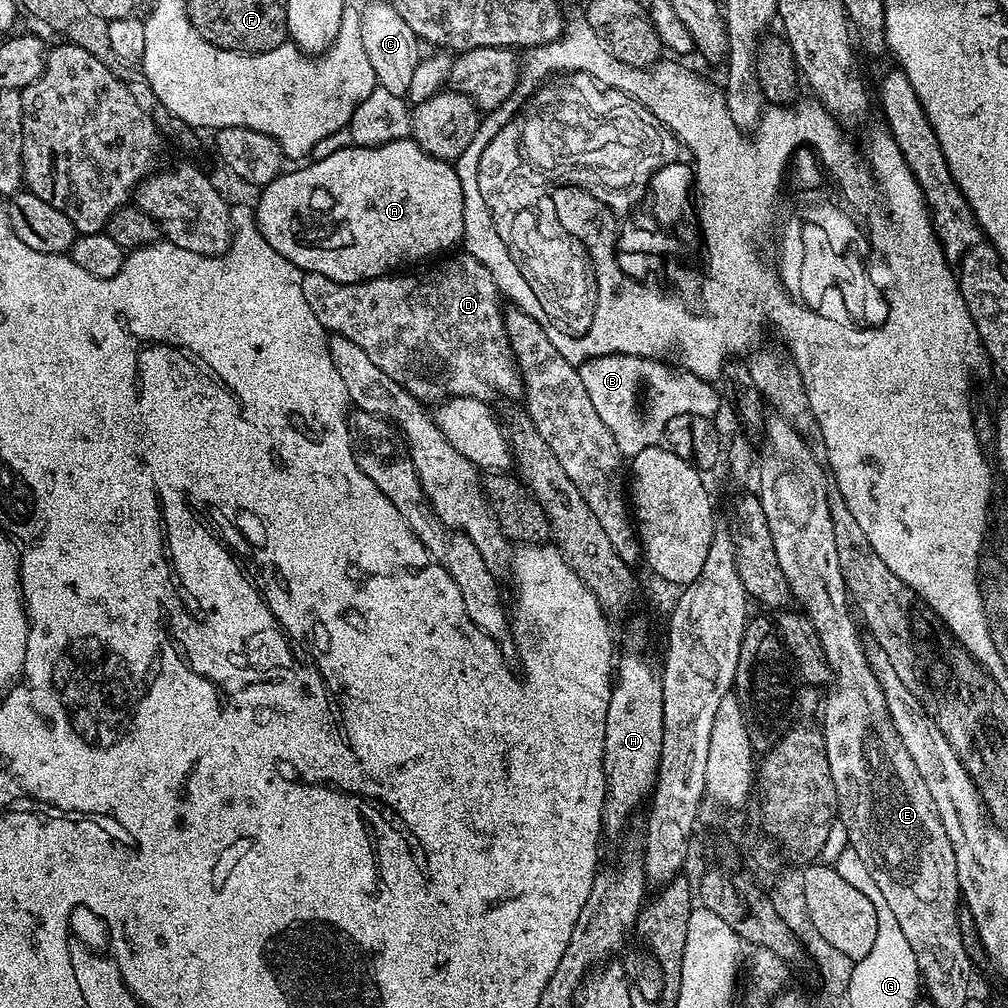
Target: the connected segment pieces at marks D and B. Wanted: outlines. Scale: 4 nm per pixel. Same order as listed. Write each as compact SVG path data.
M460 254L449 264L440 264L421 276L389 274L375 280L361 280L359 284L339 284L326 274L307 273L304 277L306 302L329 333L350 338L356 346L366 350L366 358L394 382L413 386L423 372L429 372L436 384L449 397L473 396L475 400L492 402L496 395L523 397L524 380L512 355L508 331L504 325L505 309L500 308L502 293L496 277L482 262L467 254Z
M612 354L593 357L579 365L579 377L594 403L594 410L611 431L623 457L633 458L650 444L645 438L644 422L638 412L637 394L643 383L650 398L650 412L660 428L667 426L678 414L698 414L713 419L720 408L720 398L711 381L704 380L687 370L674 372L658 358L642 358L636 355Z

